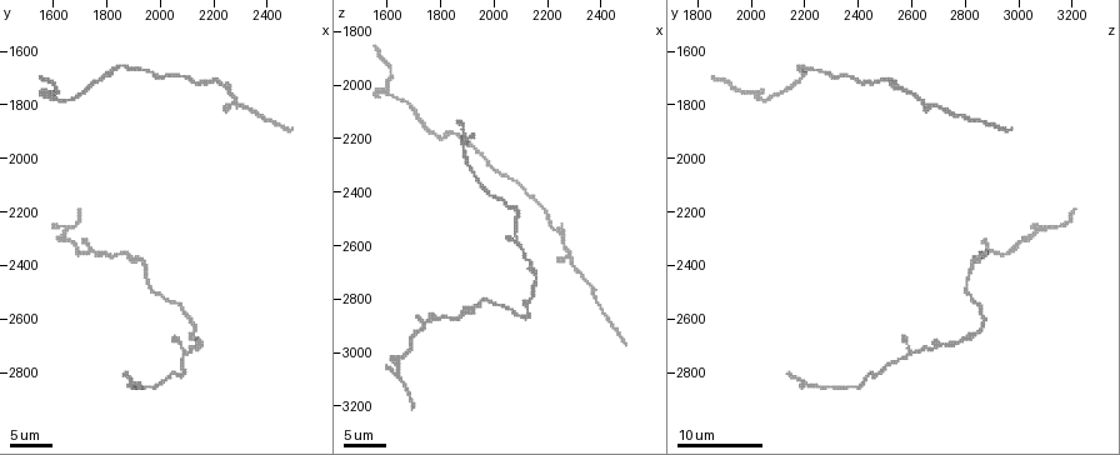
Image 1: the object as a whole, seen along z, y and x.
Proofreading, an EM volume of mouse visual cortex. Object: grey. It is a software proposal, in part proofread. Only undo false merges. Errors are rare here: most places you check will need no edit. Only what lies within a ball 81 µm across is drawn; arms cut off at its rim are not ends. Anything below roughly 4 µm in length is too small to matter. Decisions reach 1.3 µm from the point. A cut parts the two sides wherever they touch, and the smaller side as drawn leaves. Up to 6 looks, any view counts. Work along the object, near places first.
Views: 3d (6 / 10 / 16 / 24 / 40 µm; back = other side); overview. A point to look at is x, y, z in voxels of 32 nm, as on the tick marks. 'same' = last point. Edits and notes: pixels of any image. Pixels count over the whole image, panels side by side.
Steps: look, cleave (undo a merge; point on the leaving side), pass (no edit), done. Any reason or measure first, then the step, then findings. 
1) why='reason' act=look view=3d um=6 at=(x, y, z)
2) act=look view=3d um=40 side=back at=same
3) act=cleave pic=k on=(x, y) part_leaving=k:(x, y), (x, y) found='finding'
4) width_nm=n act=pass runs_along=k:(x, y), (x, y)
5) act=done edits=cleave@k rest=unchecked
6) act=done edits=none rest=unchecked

why='side arm on a straight run' act=look view=3d um=10 at=(2280, 1790, 2640)

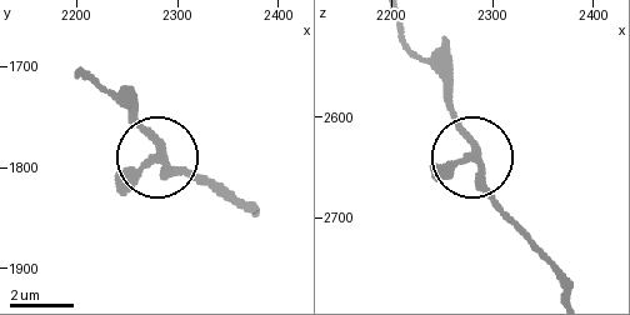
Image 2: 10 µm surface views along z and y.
act=pass found='continuous, no second neuron'

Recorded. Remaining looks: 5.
why='thick turns thin' act=look view=3d um=6 at=(1850, 1650, 2180)

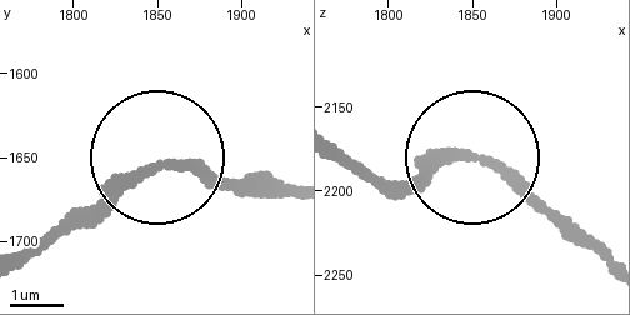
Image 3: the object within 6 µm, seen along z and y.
why='from behind' act=look view=3d um=6 side=back at=(1852, 1654, 2180)

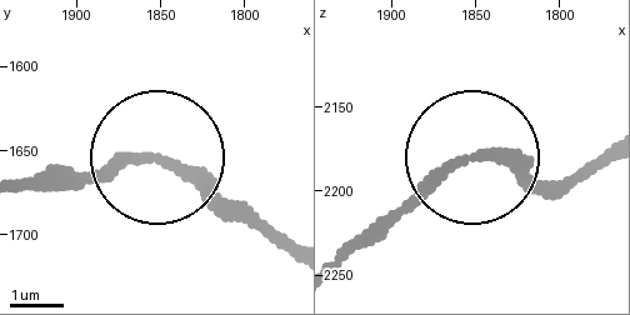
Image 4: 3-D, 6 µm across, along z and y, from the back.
act=pass runs_along=4:(348, 254), (483, 160), (571, 188) found='all the same neuron'

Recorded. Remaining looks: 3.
why='calibre changes' act=look view=3d um=6 at=(1740, 2350, 2920)

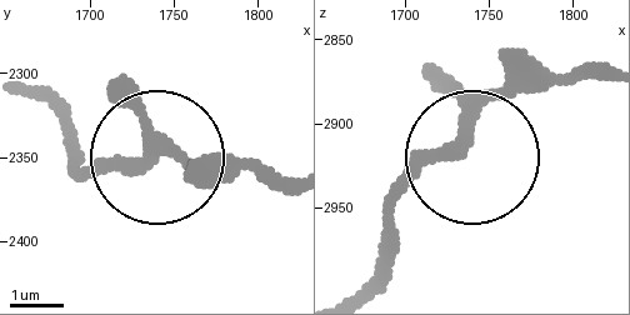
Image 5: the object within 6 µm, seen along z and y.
width_nm=240 act=pass runs_along=5:(596, 73), (489, 100), (471, 140), (408, 194), (386, 243) found='all the same neuron'

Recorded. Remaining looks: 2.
act=done edits=none rest=unchecked

